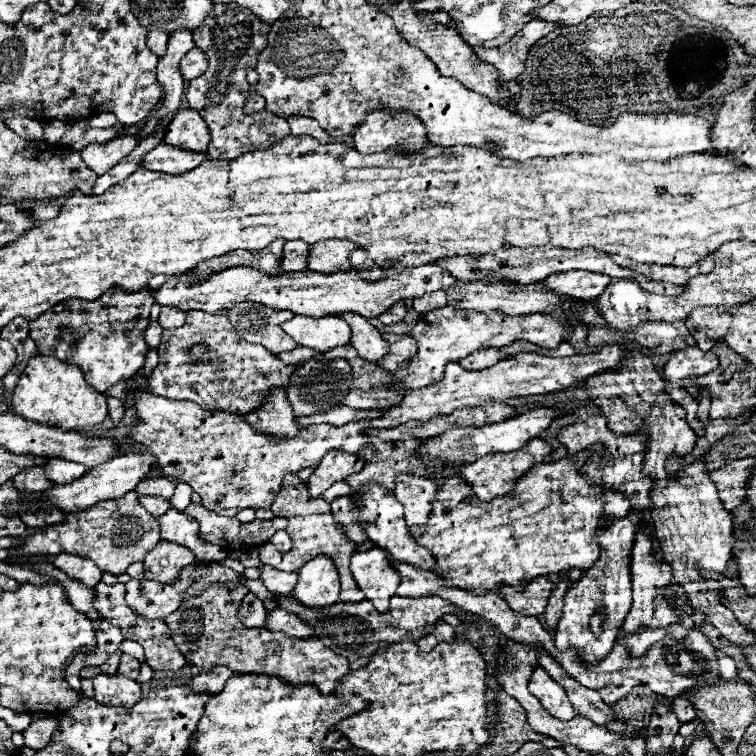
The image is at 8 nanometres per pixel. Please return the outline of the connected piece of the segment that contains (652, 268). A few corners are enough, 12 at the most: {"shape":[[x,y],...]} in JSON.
{"shape":[[612,255],[614,263],[654,281],[688,283],[706,273],[702,261],[692,267],[646,265]]}

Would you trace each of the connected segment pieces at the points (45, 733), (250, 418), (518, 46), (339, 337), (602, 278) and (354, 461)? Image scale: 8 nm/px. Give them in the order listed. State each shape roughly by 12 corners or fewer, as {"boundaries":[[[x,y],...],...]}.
{"boundaries":[[[56,717],[34,719],[22,733],[24,745],[38,751],[56,733]],[[284,389],[268,393],[260,409],[244,415],[258,433],[296,437],[294,411]],[[532,19],[500,49],[476,49],[502,81],[522,75],[530,47],[554,27]],[[292,317],[282,329],[320,353],[350,343],[342,317]],[[584,270],[542,281],[558,295],[596,299],[608,275]],[[332,449],[308,479],[312,497],[362,471],[360,455]]]}

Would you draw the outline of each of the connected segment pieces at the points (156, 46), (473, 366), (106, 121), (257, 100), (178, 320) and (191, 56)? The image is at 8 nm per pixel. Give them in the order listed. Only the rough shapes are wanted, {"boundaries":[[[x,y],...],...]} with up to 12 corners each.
{"boundaries":[[[164,29],[148,31],[148,47],[162,57],[168,33]],[[480,349],[460,361],[470,371],[496,365],[502,357],[498,349]],[[100,113],[90,119],[92,127],[116,127],[114,113]],[[254,87],[244,106],[245,113],[259,112],[265,108],[264,98]],[[160,309],[158,323],[162,329],[184,325],[184,313],[178,309]],[[194,47],[180,61],[186,81],[206,71],[206,55]]]}

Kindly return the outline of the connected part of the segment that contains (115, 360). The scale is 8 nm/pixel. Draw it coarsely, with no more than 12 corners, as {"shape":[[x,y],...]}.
{"shape":[[110,289],[30,321],[104,393],[144,367],[152,297]]}

